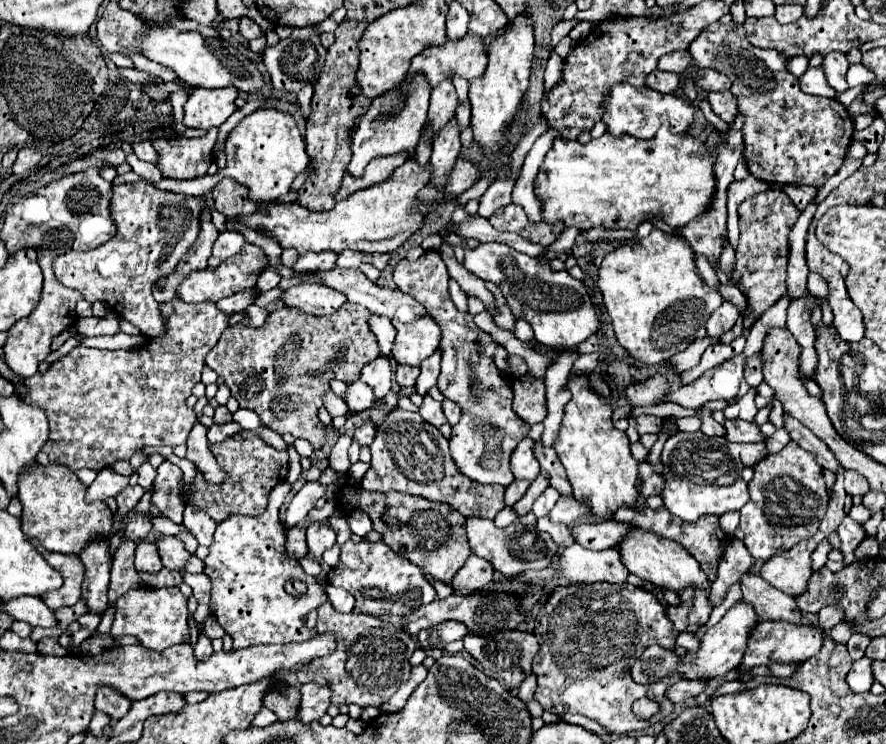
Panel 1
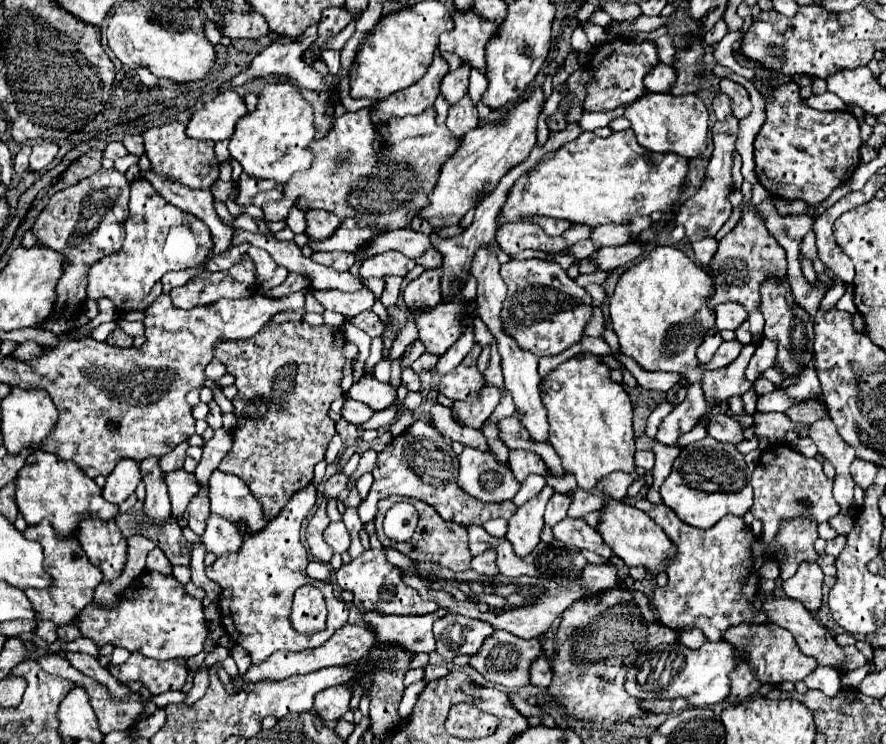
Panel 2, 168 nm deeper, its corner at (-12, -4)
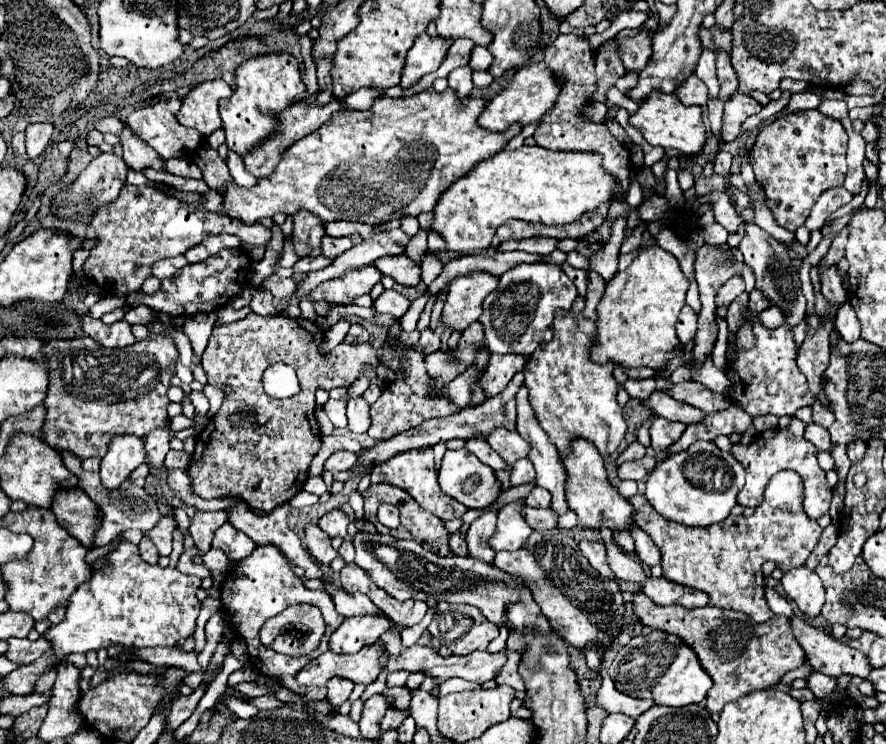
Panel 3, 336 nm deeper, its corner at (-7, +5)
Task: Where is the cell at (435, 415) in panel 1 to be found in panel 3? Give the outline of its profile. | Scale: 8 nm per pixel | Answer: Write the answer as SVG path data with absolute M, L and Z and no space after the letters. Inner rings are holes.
M469 438L467 440L467 450L471 454L475 454L483 464L491 466L495 472L497 470L511 470L511 466L497 452L491 450L491 446L487 444L485 438Z

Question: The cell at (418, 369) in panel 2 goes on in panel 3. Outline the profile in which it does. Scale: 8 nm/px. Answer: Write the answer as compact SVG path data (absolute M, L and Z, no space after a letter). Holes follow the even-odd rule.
M429 328L421 332L421 340L419 340L419 344L421 344L421 348L423 348L425 354L437 352L437 350L441 348L441 340L439 340L439 336L437 336L435 332L431 332Z

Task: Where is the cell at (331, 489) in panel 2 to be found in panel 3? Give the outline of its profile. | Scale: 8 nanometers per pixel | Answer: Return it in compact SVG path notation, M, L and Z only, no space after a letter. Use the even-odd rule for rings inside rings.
M339 450L339 452L333 452L333 454L329 456L329 460L325 462L325 468L327 468L331 474L335 474L335 472L339 472L339 470L351 470L351 468L355 466L355 462L357 462L357 454Z

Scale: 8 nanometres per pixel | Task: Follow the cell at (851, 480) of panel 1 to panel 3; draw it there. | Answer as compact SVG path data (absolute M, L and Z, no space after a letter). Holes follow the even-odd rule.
M853 438L853 440L847 444L847 454L849 454L849 460L851 460L851 462L857 462L859 458L863 458L865 448L867 448L867 444L865 444L861 438Z

